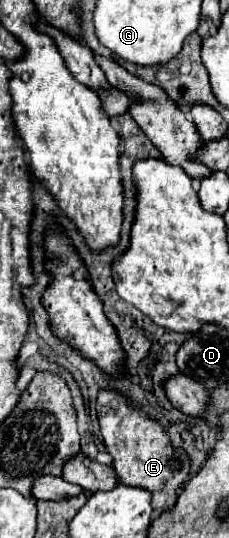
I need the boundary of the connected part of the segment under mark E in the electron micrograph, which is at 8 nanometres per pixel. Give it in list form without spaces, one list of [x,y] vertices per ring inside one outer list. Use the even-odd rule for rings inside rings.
[[[101,391],[99,393],[99,397],[97,397],[97,417],[99,417],[99,423],[101,423],[101,435],[103,435],[105,447],[107,447],[107,451],[113,457],[113,469],[115,469],[117,479],[123,485],[139,487],[139,489],[149,491],[151,497],[153,497],[153,509],[155,509],[155,513],[173,511],[173,507],[177,503],[177,487],[179,487],[179,483],[185,481],[185,477],[189,473],[189,457],[181,449],[173,449],[171,447],[171,443],[165,437],[165,431],[161,429],[161,425],[157,425],[155,421],[147,419],[145,413],[133,409],[125,401],[125,397],[121,397],[115,391]]]

